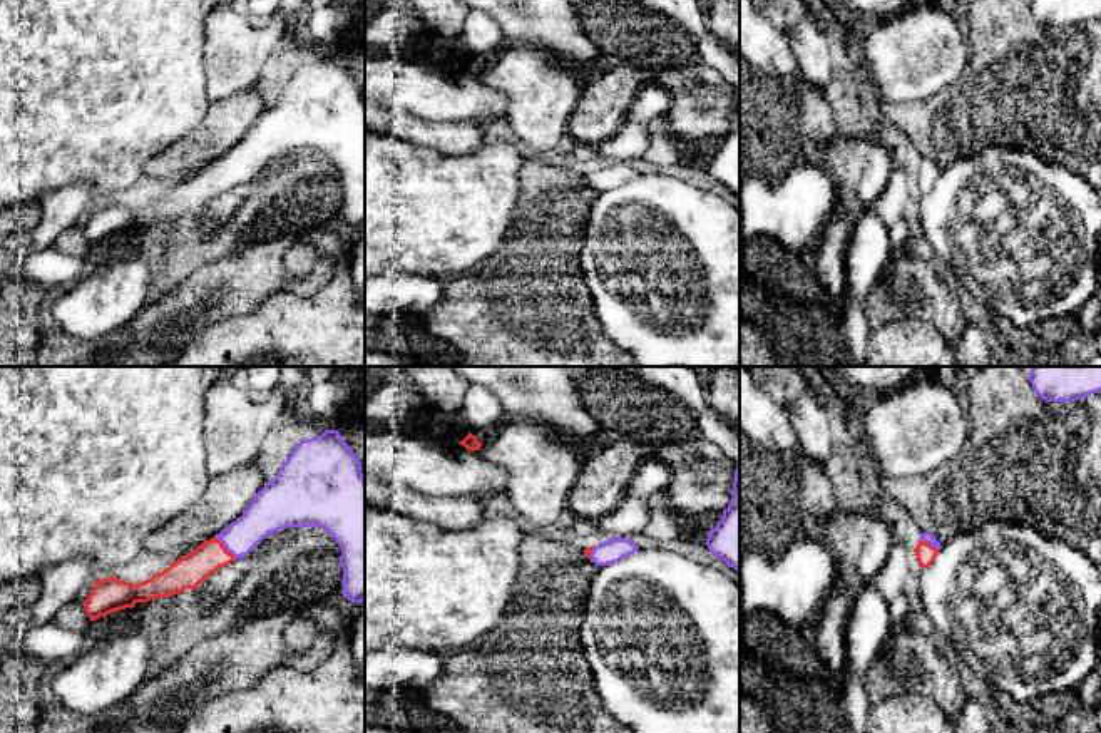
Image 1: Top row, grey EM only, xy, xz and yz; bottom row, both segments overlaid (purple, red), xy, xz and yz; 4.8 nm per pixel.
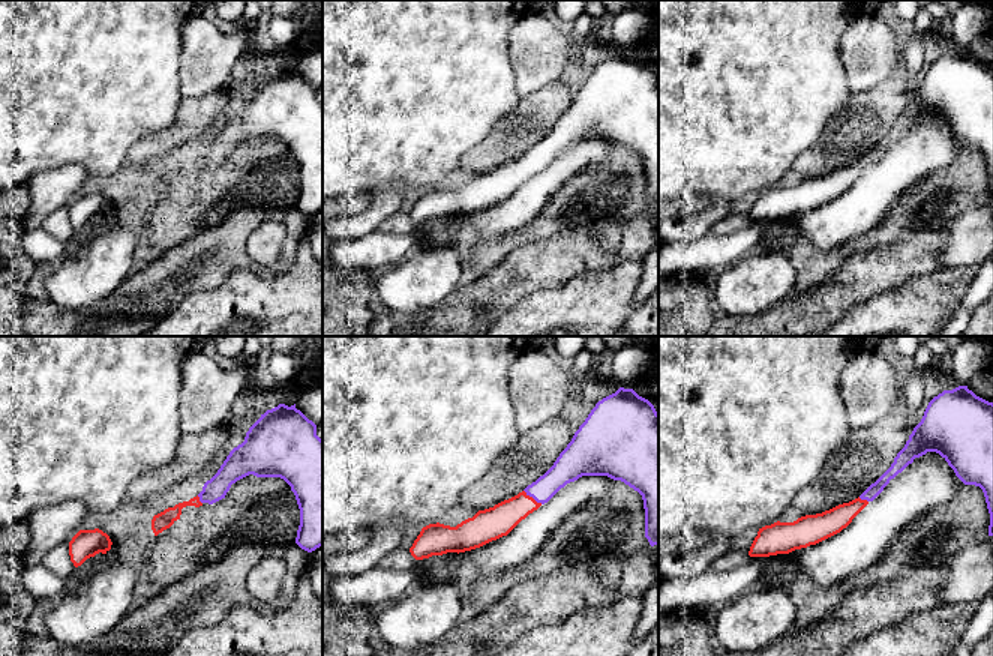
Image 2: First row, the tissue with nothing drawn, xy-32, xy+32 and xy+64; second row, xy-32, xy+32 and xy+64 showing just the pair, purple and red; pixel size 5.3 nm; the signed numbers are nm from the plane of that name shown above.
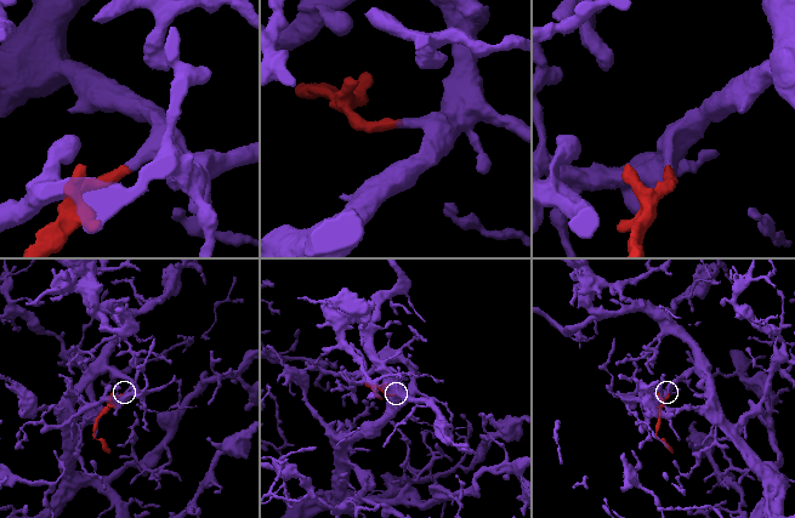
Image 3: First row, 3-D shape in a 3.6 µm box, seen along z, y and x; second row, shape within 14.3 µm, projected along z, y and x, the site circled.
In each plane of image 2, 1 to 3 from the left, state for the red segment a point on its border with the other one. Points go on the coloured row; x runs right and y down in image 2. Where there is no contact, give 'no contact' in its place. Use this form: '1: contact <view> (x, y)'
1: contact xy-32 (200, 500)
2: contact xy+32 (533, 497)
3: contact xy+64 (863, 499)

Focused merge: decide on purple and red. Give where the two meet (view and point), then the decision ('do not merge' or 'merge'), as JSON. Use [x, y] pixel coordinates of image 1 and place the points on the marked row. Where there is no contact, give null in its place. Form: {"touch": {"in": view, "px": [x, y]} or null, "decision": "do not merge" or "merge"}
{"touch": {"in": "xy", "px": [225, 546]}, "decision": "merge"}

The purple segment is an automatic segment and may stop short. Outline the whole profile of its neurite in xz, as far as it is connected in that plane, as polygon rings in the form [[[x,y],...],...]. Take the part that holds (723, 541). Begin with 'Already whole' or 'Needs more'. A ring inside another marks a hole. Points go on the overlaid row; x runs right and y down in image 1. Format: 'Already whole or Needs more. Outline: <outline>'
Already whole. Outline: [[[740,470],[735,472],[733,499],[706,539],[709,552],[740,572]]]

